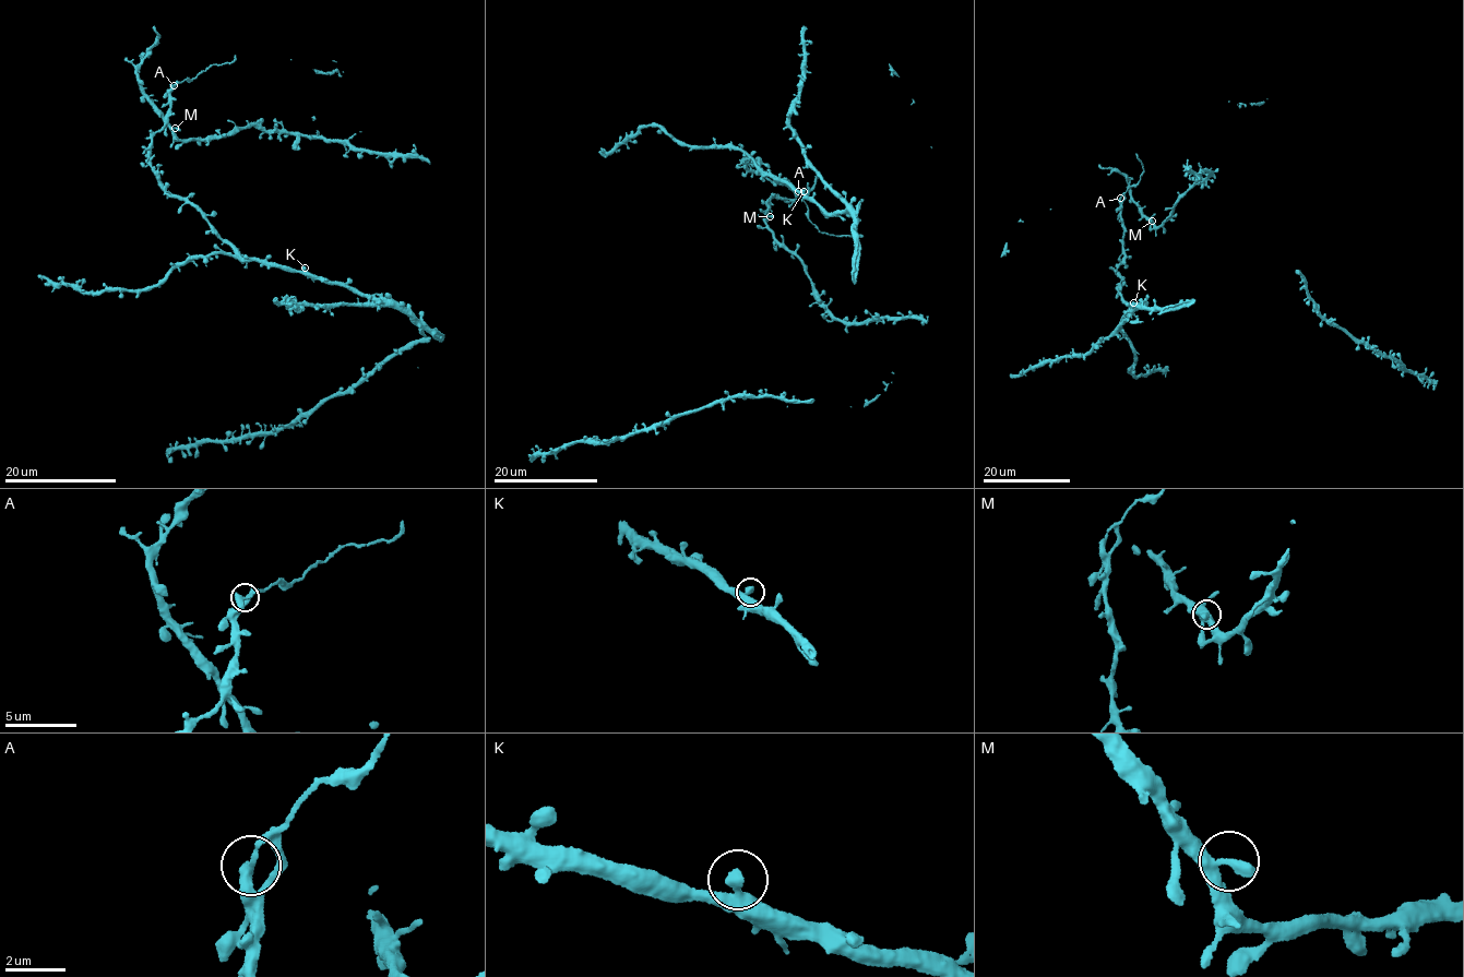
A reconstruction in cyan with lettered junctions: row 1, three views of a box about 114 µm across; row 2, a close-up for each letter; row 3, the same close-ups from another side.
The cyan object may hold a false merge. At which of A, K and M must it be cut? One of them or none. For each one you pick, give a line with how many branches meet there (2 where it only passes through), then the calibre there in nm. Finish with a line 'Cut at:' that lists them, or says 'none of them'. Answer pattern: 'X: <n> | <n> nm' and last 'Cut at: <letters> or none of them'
A: 2 | 340 nm
Cut at: A

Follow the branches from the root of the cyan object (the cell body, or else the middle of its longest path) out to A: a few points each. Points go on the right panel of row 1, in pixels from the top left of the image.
A: (1138, 306), (1130, 312), (1118, 289), (1123, 283), (1117, 267), (1125, 257), (1120, 199)

